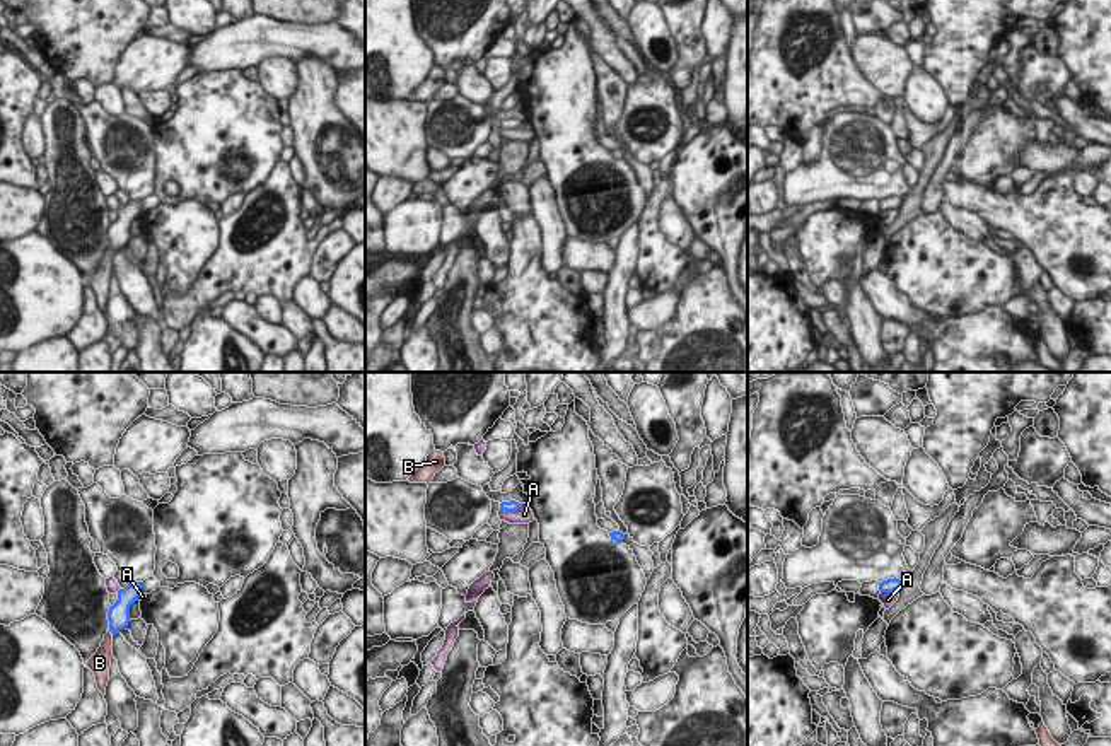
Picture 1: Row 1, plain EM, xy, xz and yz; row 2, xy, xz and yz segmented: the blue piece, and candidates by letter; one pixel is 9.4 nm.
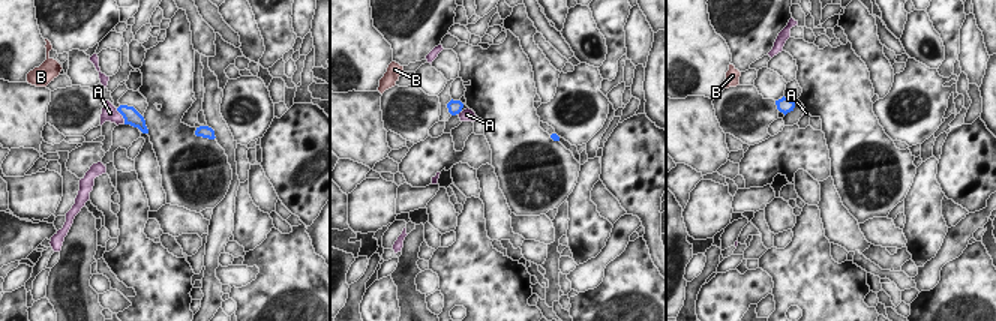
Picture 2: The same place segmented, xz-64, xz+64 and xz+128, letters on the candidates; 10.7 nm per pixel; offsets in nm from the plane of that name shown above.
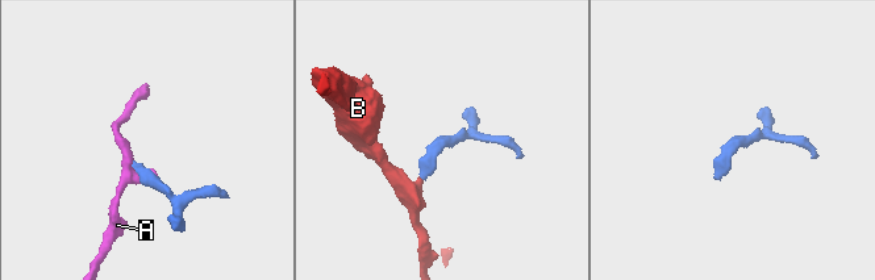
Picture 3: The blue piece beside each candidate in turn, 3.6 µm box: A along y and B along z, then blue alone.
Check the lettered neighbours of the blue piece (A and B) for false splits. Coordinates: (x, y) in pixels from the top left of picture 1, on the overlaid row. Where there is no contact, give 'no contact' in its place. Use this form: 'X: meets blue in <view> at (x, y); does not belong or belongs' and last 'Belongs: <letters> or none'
A: meets blue in xz at (511, 511); does not belong
B: meets blue in xy at (111, 632); belongs
Belongs: B

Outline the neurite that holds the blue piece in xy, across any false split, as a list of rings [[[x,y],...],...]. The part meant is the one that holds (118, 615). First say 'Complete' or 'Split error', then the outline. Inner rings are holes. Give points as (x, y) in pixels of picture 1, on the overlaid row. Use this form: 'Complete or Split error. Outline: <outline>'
Complete. Outline: [[[131,582],[125,589],[118,591],[118,601],[109,606],[108,620],[109,632],[113,635],[119,633],[128,627],[130,620],[130,606],[138,601],[142,591],[142,582]]]

